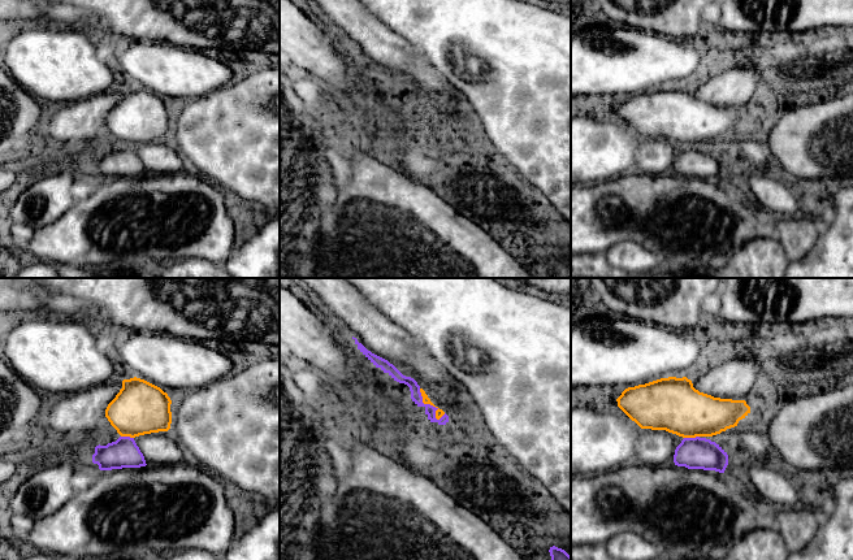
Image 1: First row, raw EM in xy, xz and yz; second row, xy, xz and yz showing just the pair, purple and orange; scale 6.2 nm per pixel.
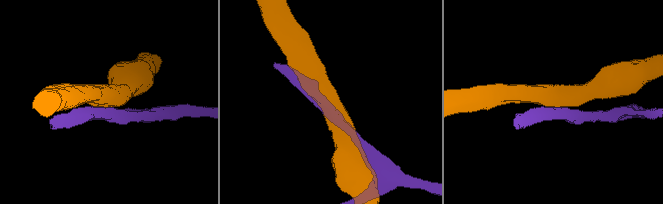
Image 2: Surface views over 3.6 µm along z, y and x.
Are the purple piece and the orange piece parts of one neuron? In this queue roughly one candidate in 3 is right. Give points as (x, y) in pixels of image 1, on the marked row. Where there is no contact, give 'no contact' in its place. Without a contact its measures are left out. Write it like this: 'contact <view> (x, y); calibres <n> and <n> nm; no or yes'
contact xz (429, 404); calibres 70 and 50 nm; no

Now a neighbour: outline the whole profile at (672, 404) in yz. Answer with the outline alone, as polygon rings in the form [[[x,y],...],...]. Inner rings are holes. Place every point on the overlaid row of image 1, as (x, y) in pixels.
[[[687,377],[628,387],[616,401],[641,429],[666,430],[683,438],[720,434],[750,413],[745,400],[700,392]]]

